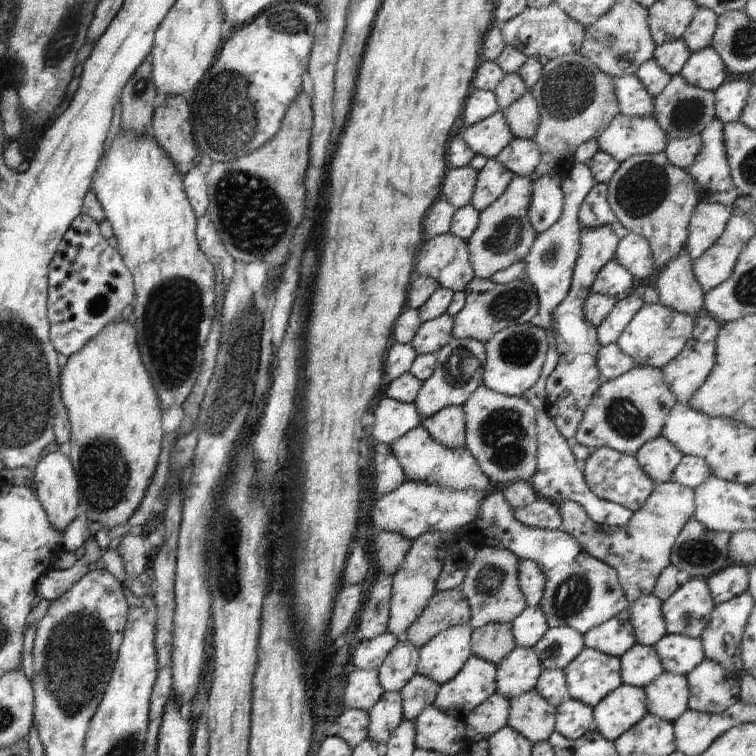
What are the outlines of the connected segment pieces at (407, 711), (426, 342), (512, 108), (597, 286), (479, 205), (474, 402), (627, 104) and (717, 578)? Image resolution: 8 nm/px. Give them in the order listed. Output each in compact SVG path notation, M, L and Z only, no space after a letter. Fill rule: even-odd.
M416 673L406 686L399 690L402 697L402 718L407 721L414 721L416 717L433 704L441 684Z
M447 312L434 320L421 323L414 338L409 342L416 354L436 353L453 338L454 317Z
M530 89L511 104L508 108L500 110L510 127L510 132L515 139L532 140L536 136L540 124L538 104Z
M612 259L598 272L591 292L616 296L620 292L626 292L628 288L636 287L638 284L626 268L622 268L618 262L614 262L614 259Z
M488 159L486 166L478 172L478 180L476 180L470 204L478 212L482 212L487 206L490 206L490 203L496 202L506 192L506 187L514 177L515 174L506 170L503 164L494 159Z
M483 384L470 395L463 404L465 416L466 450L476 459L482 472L489 478L495 487L504 487L508 483L529 481L537 469L538 438L536 430L536 408L522 397L511 397L494 392Z
M624 75L613 78L614 96L618 100L618 108L624 116L654 117L654 100L644 84L636 75Z
M728 566L706 579L715 605L747 592L749 569L746 566Z

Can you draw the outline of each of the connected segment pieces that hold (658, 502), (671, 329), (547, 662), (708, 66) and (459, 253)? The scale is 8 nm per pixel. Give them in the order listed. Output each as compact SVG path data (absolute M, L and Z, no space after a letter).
M672 480L653 484L654 490L644 506L633 513L630 522L622 528L594 522L574 501L558 505L562 519L559 529L575 538L590 556L617 570L620 586L629 604L642 595L652 594L657 576L671 564L671 550L676 538L695 513L695 489Z
M660 303L645 304L636 312L616 343L622 352L634 359L636 365L661 369L680 354L693 328L693 316L671 311Z
M549 627L532 647L543 670L564 670L584 650L584 635L571 627Z
M711 46L691 53L686 61L684 68L680 71L680 76L702 90L714 92L726 82L726 76L729 75L722 58Z
M450 233L430 238L430 240L426 240L418 248L416 270L422 276L432 278L434 282L438 282L438 286L447 288L455 293L465 292L466 286L475 277L474 269L472 268L472 264L470 264L470 254L468 254L466 241Z

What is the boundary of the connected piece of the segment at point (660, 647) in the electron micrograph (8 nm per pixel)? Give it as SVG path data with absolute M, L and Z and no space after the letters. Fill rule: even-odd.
M667 634L654 648L664 670L672 674L687 676L706 659L701 639L686 635Z

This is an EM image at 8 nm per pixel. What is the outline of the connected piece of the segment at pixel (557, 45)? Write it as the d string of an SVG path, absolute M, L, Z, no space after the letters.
M555 3L548 6L534 9L526 7L518 16L511 18L508 22L496 23L502 33L502 40L505 45L516 48L518 52L532 58L563 57L580 52L582 42L584 42L585 27L566 12L562 12Z

